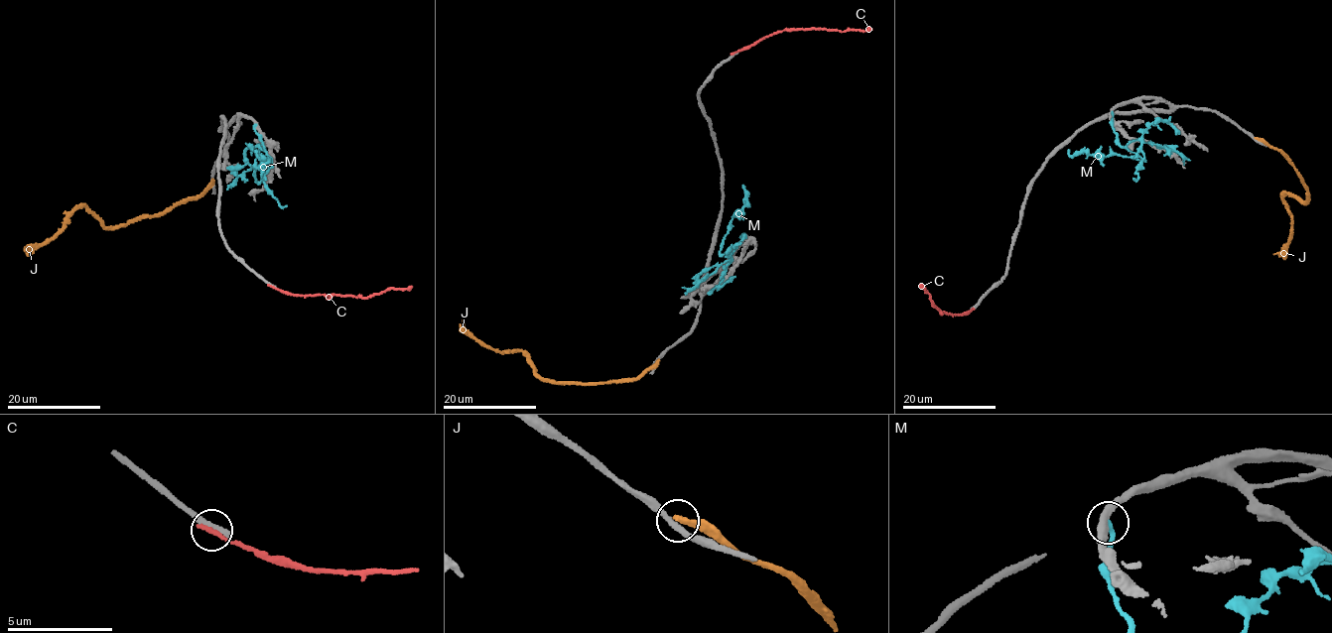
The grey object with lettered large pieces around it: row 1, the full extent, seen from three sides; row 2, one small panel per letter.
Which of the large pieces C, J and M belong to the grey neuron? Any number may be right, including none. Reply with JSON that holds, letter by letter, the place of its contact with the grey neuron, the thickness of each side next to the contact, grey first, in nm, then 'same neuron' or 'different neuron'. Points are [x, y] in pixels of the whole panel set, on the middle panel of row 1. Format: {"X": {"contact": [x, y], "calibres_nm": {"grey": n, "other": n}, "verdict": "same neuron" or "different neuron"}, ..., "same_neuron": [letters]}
{"C": {"contact": [733, 53], "calibres_nm": {"grey": 340, "other": 260}, "verdict": "different neuron"}, "J": {"contact": [657, 360], "calibres_nm": {"grey": 280, "other": 360}, "verdict": "different neuron"}, "M": {"contact": [743, 238], "calibres_nm": {"grey": 380, "other": 280}, "verdict": "different neuron"}, "same_neuron": []}

